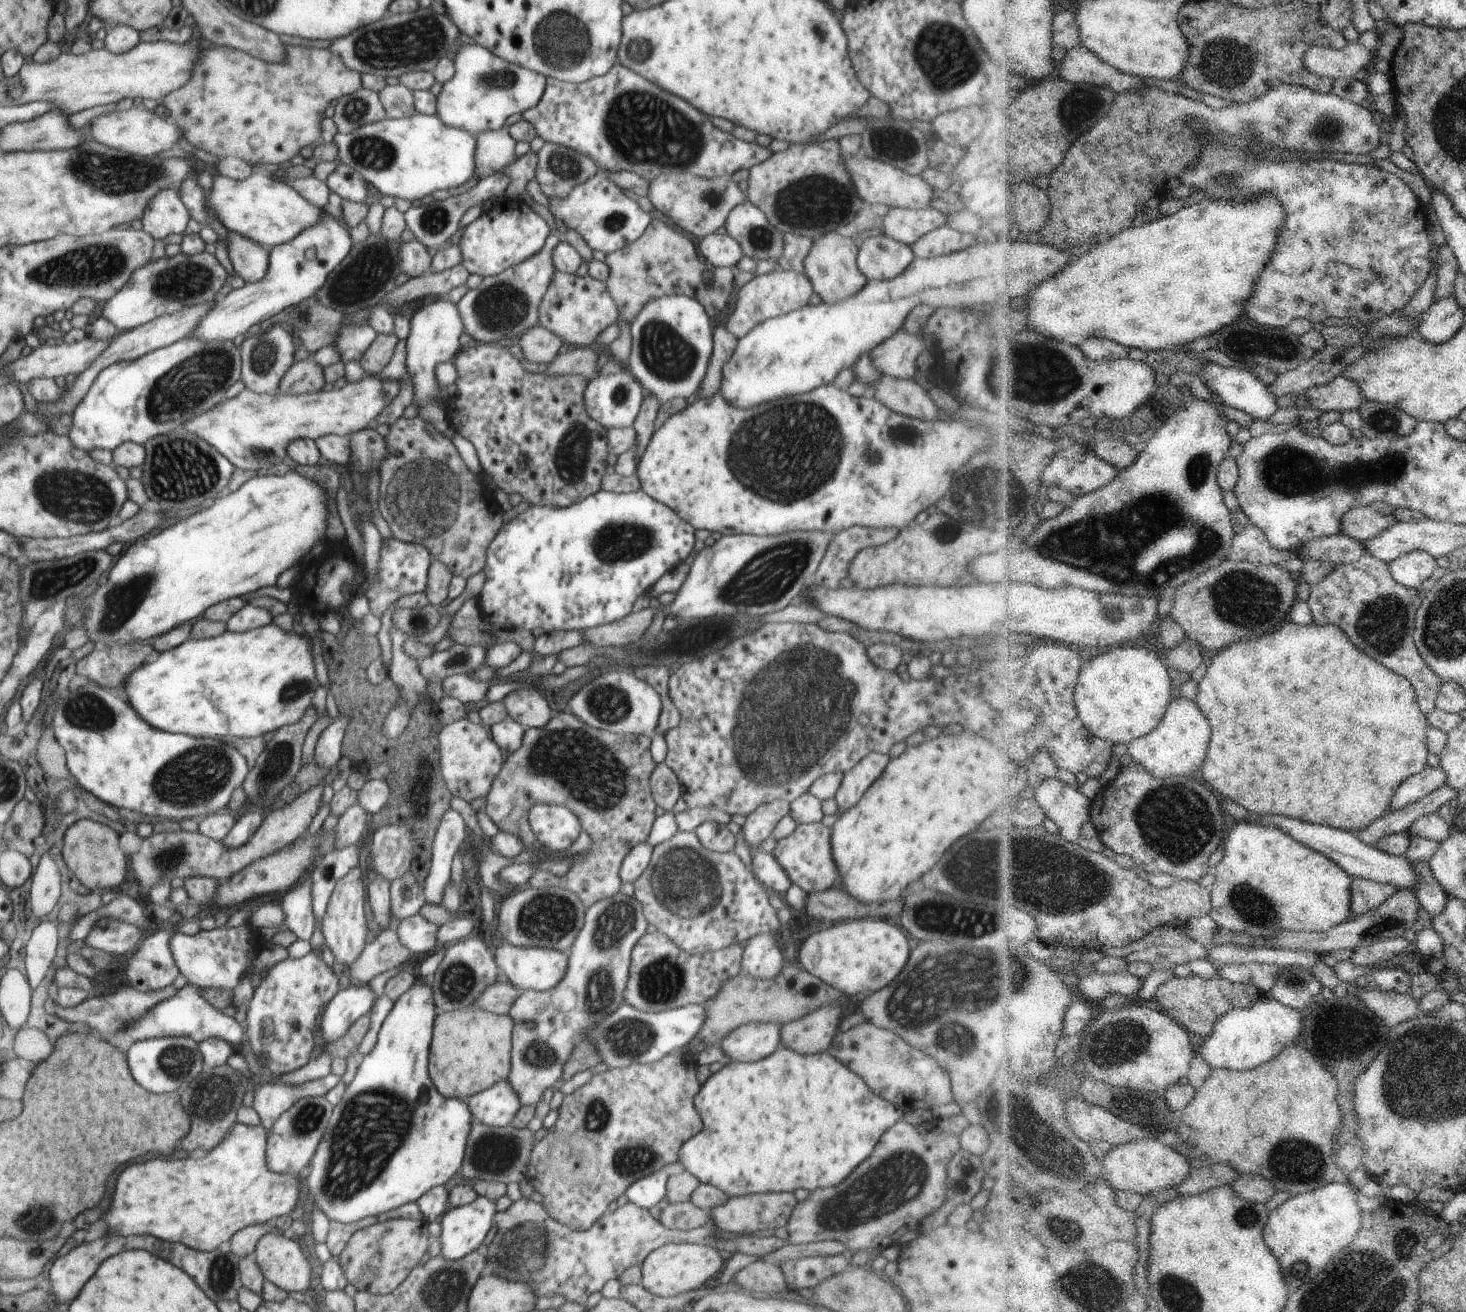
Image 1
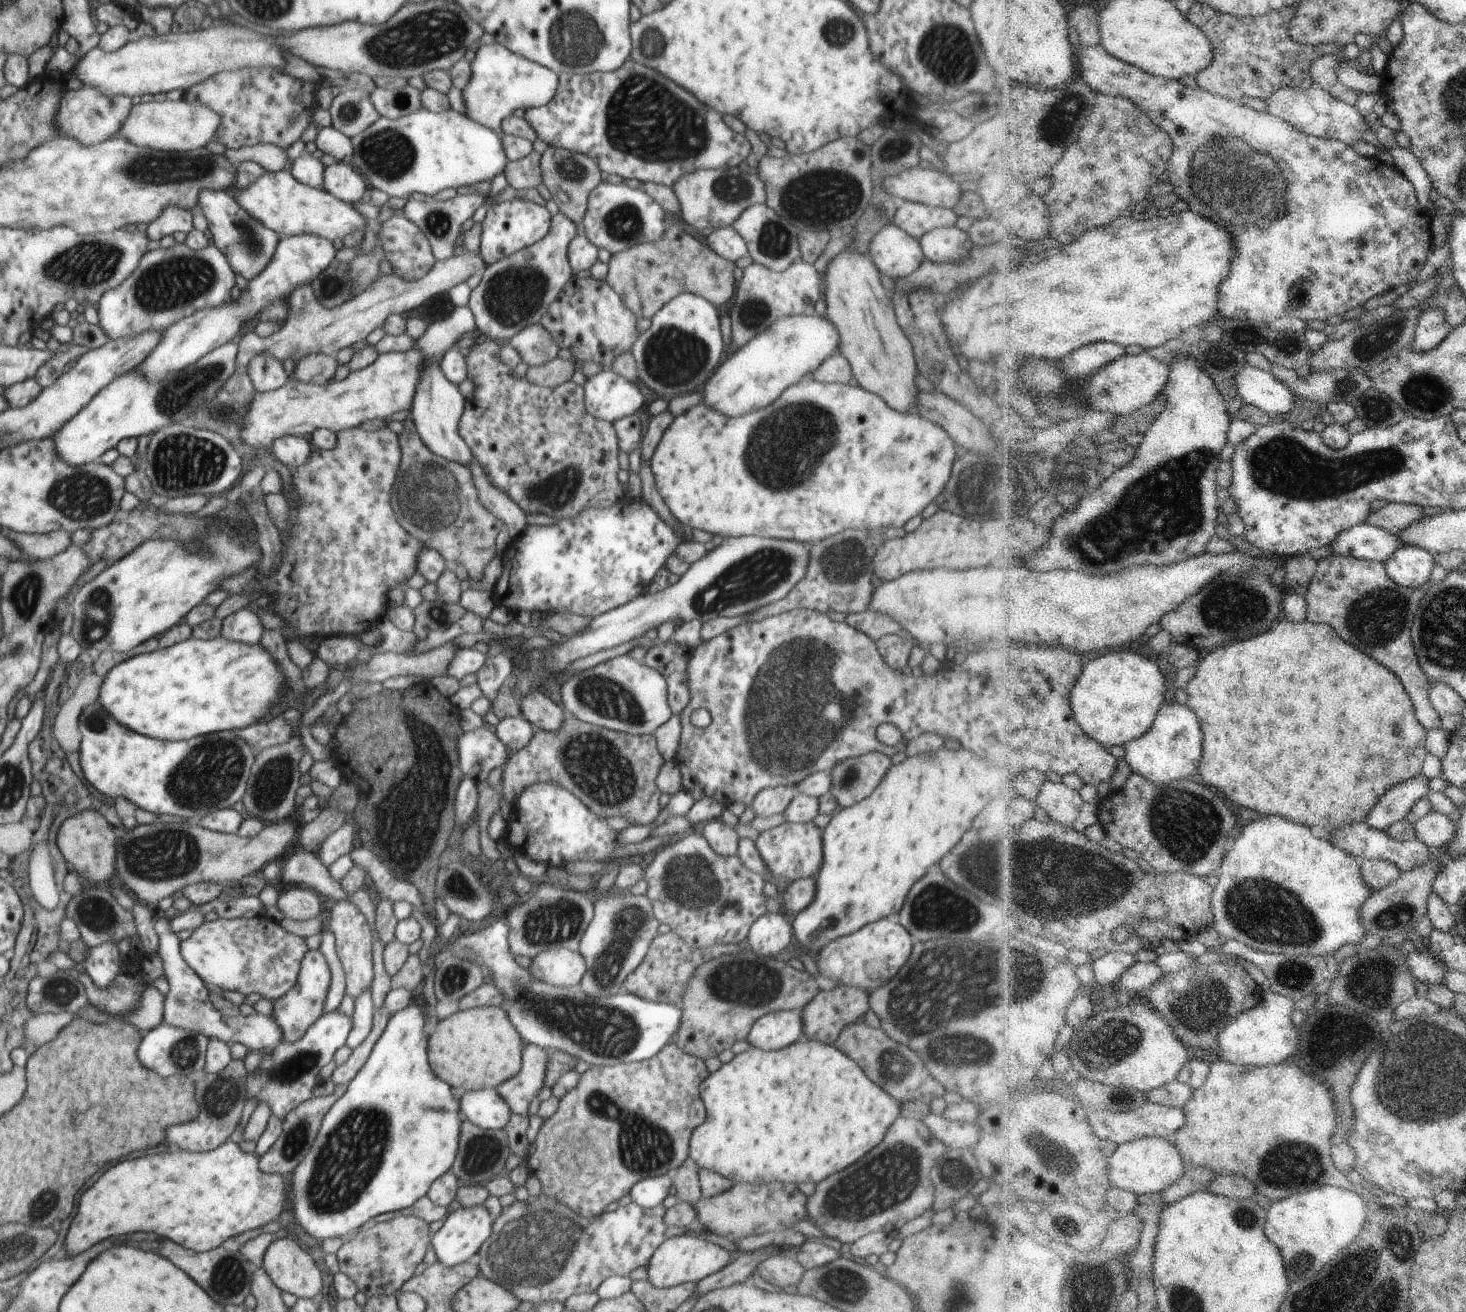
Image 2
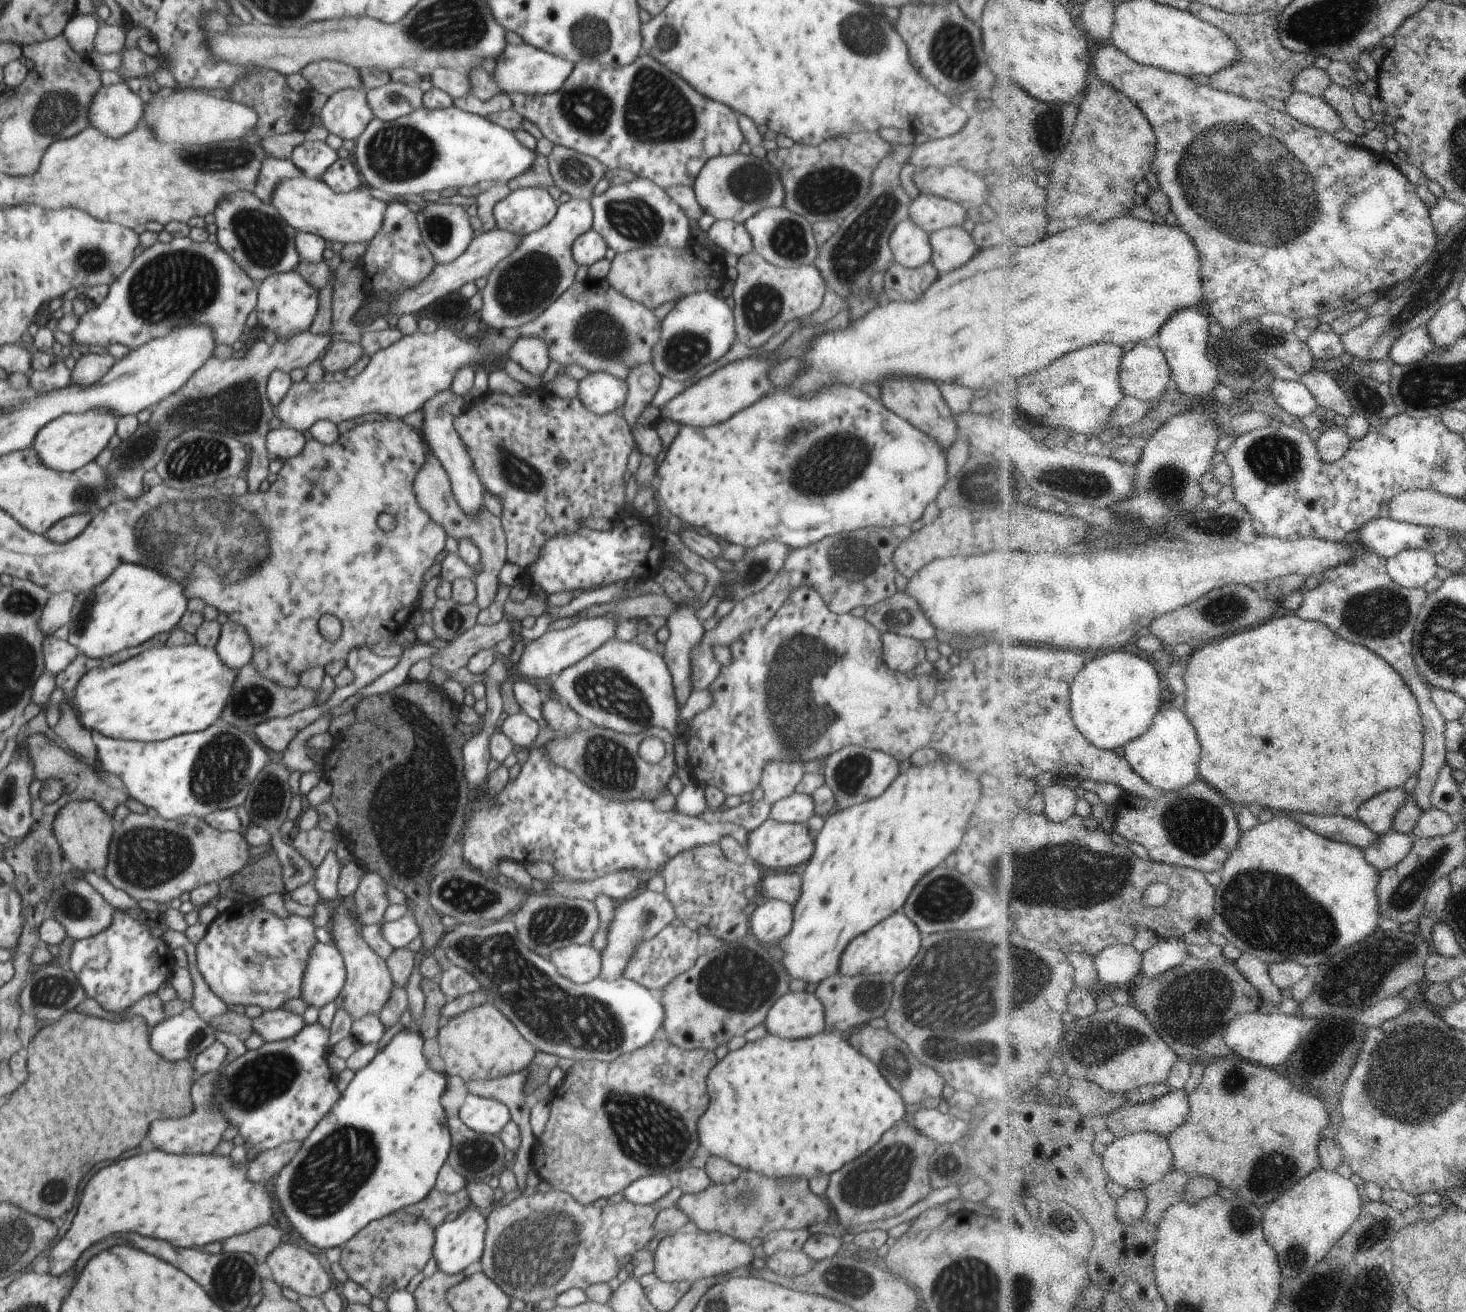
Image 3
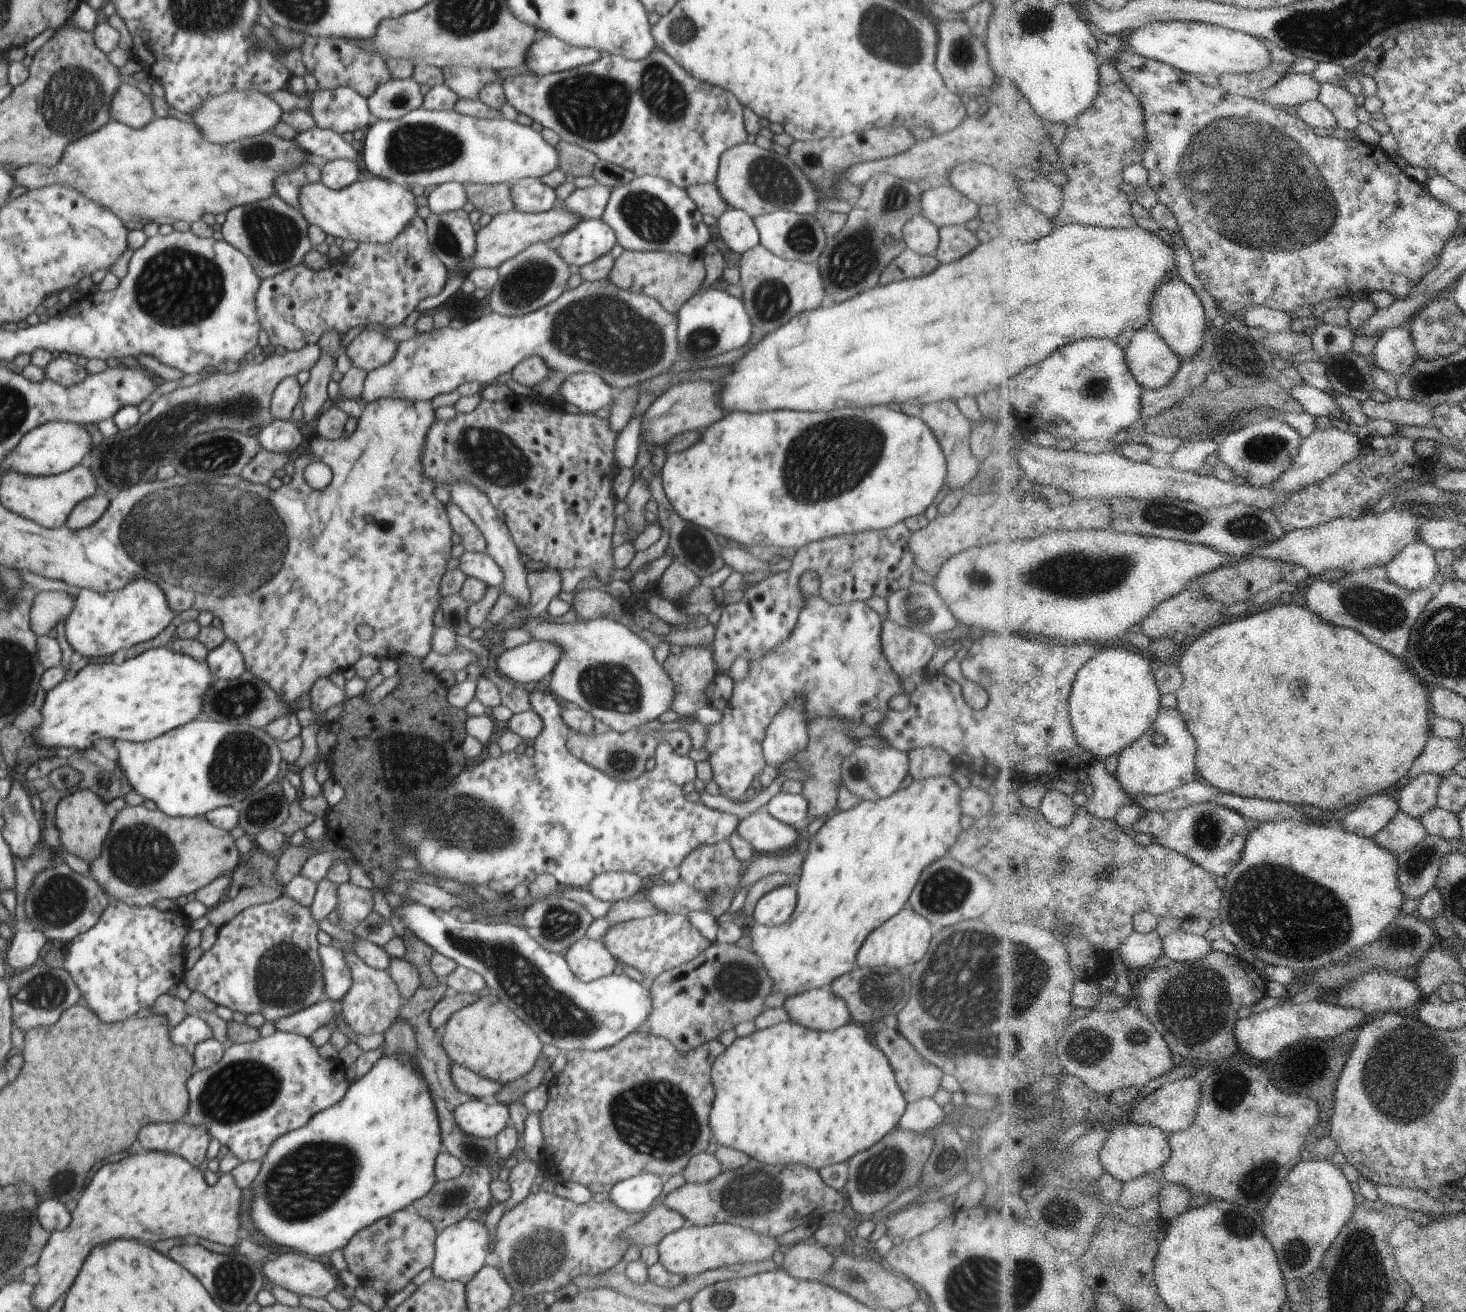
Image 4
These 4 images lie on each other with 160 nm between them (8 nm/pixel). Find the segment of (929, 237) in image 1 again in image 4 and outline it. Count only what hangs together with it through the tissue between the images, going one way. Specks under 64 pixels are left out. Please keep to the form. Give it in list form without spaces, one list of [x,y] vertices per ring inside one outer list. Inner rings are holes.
[[[972,225],[940,226],[939,243],[935,256],[939,264],[950,264],[970,254],[976,246],[975,228]]]

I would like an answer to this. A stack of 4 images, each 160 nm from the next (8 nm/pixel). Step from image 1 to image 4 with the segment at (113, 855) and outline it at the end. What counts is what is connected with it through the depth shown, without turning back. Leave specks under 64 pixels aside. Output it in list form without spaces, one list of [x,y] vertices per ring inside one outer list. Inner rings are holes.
[[[83,789],[62,798],[57,802],[55,818],[62,850],[89,863],[100,856],[113,820],[106,813],[106,803],[95,792]]]

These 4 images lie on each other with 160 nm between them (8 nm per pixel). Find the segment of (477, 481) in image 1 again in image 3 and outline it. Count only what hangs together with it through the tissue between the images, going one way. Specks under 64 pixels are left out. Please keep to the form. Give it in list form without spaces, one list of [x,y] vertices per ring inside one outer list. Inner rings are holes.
[[[427,447],[425,461],[411,484],[411,490],[416,497],[416,503],[423,508],[424,513],[429,515],[432,522],[444,529],[447,538],[454,538],[456,542],[468,539],[478,547],[481,556],[479,560],[480,572],[478,572],[474,581],[477,586],[477,595],[474,601],[478,604],[480,610],[488,608],[496,596],[500,569],[508,561],[507,540],[501,517],[494,516],[484,505],[481,506],[481,511],[477,514],[477,517],[466,514],[452,492],[451,480],[447,472]]]

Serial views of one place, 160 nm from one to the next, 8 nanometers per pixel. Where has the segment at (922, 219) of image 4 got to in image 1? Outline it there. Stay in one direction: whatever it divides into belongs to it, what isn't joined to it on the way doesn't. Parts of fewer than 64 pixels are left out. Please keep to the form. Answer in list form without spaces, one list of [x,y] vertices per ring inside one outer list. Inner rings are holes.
[[[877,231],[873,237],[859,242],[857,265],[868,281],[881,281],[896,278],[915,259],[913,250],[904,243],[887,237]]]

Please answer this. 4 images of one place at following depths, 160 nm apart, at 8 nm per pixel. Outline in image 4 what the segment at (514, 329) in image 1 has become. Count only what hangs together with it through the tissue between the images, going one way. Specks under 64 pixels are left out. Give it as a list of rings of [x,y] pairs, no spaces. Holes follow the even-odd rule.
[[[597,183],[596,186],[576,189],[561,201],[566,211],[582,221],[600,219],[609,201],[612,187]],[[561,236],[554,243],[537,242],[520,254],[505,260],[497,268],[498,281],[493,290],[488,292],[488,304],[492,308],[492,313],[505,317],[519,317],[550,304],[566,290],[573,269],[561,257],[556,245]]]

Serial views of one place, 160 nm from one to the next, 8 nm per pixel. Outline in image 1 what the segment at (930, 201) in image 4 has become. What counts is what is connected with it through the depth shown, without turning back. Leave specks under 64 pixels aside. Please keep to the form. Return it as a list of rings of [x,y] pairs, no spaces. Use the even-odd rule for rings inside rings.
[[[931,206],[925,209],[890,207],[883,211],[883,228],[887,237],[909,247],[927,232],[946,225],[947,216]]]

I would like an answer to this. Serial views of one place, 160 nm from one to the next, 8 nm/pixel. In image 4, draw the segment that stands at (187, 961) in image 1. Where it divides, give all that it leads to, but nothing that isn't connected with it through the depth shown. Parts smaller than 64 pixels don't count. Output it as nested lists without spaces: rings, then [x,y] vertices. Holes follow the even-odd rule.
[[[281,896],[272,902],[248,907],[219,928],[212,947],[203,952],[193,968],[184,972],[182,982],[191,992],[204,995],[216,1006],[226,1006],[245,1015],[258,1012],[273,1023],[327,999],[318,954],[319,930],[311,907],[301,905],[290,897]]]

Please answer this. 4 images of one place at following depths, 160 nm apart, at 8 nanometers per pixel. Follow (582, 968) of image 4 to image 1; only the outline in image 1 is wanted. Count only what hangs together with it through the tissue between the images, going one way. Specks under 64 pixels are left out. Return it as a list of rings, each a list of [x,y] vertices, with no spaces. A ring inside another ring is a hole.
[[[501,940],[495,950],[495,961],[502,979],[510,981],[519,990],[547,991],[554,988],[565,975],[568,955],[544,947],[519,947]]]

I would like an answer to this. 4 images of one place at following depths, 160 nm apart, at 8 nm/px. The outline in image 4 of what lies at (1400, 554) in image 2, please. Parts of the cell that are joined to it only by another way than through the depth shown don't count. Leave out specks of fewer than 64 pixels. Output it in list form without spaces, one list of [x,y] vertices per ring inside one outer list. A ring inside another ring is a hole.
[[[1422,541],[1409,544],[1387,566],[1391,579],[1412,592],[1432,587],[1440,572],[1437,551]]]

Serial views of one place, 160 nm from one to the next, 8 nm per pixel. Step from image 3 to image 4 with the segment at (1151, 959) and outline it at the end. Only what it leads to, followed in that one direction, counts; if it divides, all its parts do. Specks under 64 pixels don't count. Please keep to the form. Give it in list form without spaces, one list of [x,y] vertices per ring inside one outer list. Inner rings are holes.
[[[1177,930],[1164,937],[1163,943],[1165,954],[1162,963],[1197,961],[1208,956],[1213,950],[1213,942],[1208,938],[1188,934],[1183,930]]]

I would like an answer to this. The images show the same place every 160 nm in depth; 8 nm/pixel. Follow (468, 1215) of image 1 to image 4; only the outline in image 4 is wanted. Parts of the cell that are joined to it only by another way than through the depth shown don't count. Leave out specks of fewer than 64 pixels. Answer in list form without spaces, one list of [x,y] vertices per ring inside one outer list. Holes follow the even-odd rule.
[[[464,1217],[437,1233],[435,1257],[431,1264],[433,1276],[445,1281],[460,1281],[466,1284],[486,1264],[486,1255],[489,1252],[490,1234],[486,1225]]]

